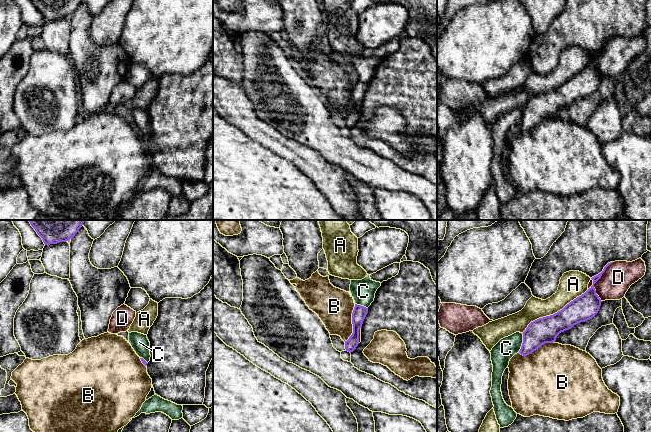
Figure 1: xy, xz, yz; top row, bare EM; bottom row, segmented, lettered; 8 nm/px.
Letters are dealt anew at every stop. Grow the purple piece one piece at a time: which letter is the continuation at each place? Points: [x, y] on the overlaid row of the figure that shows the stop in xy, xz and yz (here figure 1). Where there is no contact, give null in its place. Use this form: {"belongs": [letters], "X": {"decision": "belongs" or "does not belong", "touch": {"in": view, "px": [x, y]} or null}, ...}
{"belongs": [], "A": {"decision": "does not belong", "touch": {"in": "yz", "px": [555, 313]}}, "B": {"decision": "does not belong", "touch": {"in": "xz", "px": [352, 323]}}, "C": {"decision": "does not belong", "touch": {"in": "yz", "px": [523, 342]}}, "D": {"decision": "does not belong", "touch": {"in": "yz", "px": [597, 280]}}}

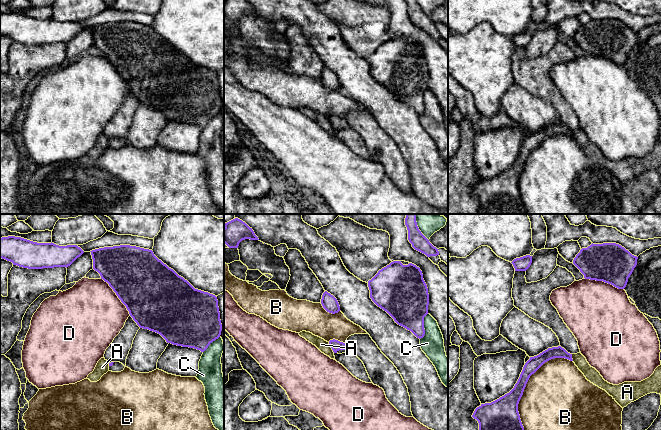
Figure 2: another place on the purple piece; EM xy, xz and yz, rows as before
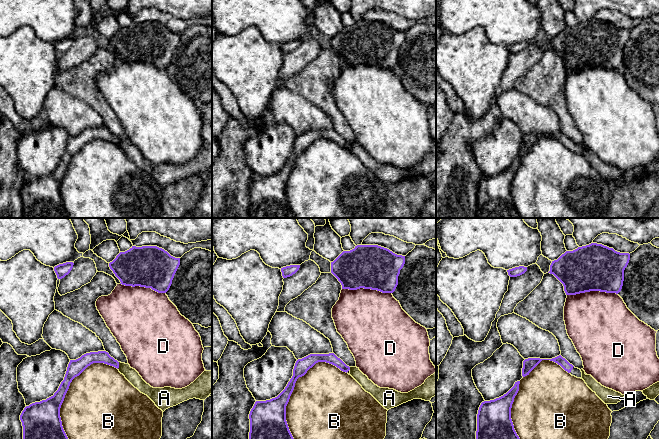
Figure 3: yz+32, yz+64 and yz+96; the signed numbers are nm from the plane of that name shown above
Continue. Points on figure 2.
{"belongs": [], "A": {"decision": "does not belong", "touch": {"in": "xz", "px": [331, 347]}}, "B": {"decision": "does not belong", "touch": {"in": "yz", "px": [527, 381]}}, "C": {"decision": "does not belong", "touch": {"in": "xz", "px": [423, 326]}}, "D": {"decision": "does not belong", "touch": {"in": "yz", "px": [604, 281]}}}

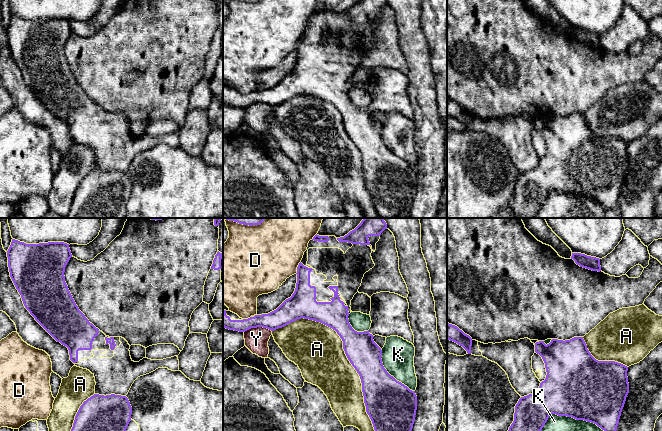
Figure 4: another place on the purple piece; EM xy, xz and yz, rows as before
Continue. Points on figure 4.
{"belongs": [], "A": {"decision": "does not belong", "touch": {"in": "xz", "px": [343, 348]}}, "D": {"decision": "does not belong", "touch": {"in": "xz", "px": [297, 267]}}, "K": {"decision": "does not belong", "touch": {"in": "yz", "px": [570, 416]}}, "Y": {"decision": "does not belong", "touch": {"in": "xz", "px": [257, 326]}}}

